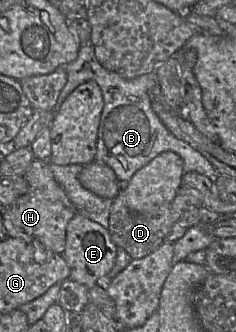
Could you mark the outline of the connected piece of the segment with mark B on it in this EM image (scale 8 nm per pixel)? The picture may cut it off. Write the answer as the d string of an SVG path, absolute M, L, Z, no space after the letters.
M91 44L82 45L73 62L58 67L65 68L67 82L52 110L54 115L67 96L82 83L94 80L100 87L104 105L97 131L94 161L109 166L121 184L126 184L139 169L165 151L172 151L181 156L185 172L194 171L212 179L219 175L215 167L199 151L186 141L175 137L153 111L150 91L157 83L154 73L126 79L104 68L97 60Z

